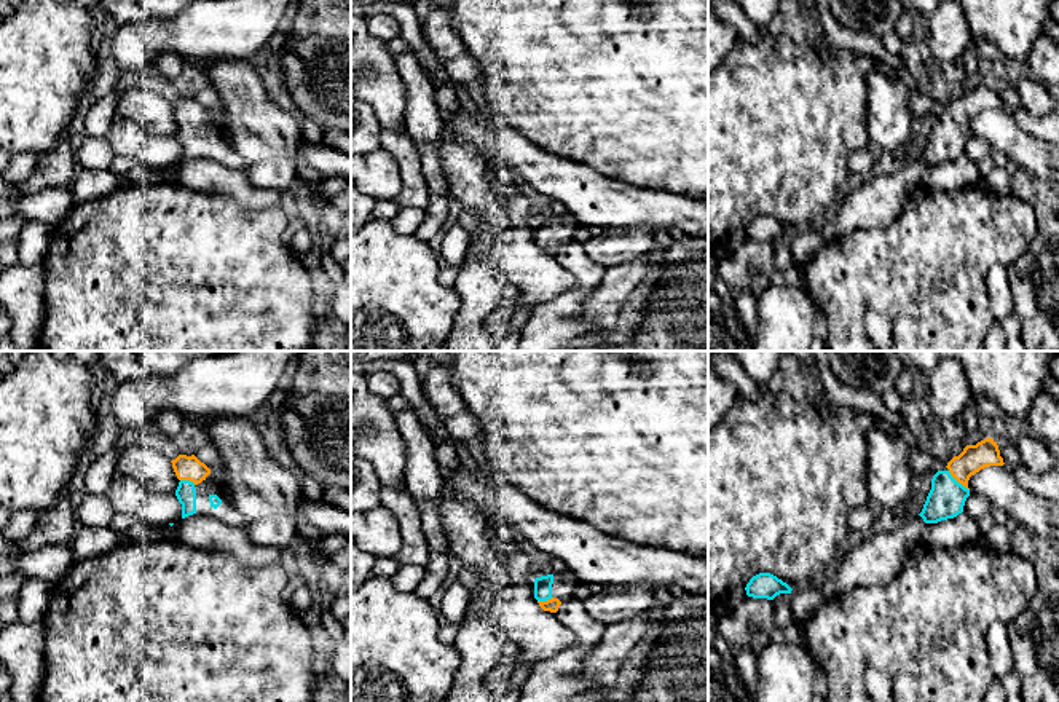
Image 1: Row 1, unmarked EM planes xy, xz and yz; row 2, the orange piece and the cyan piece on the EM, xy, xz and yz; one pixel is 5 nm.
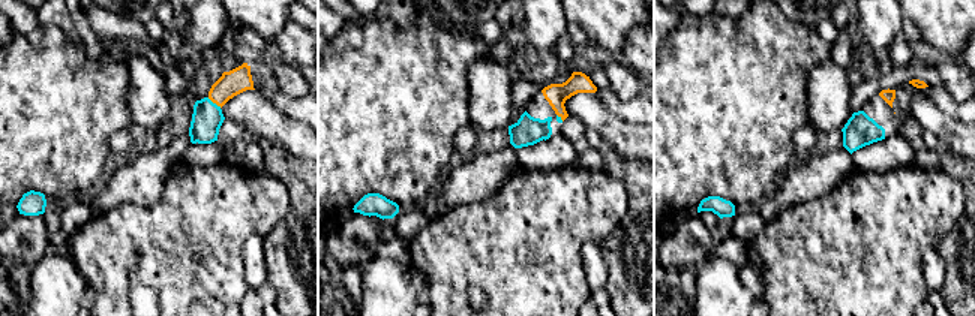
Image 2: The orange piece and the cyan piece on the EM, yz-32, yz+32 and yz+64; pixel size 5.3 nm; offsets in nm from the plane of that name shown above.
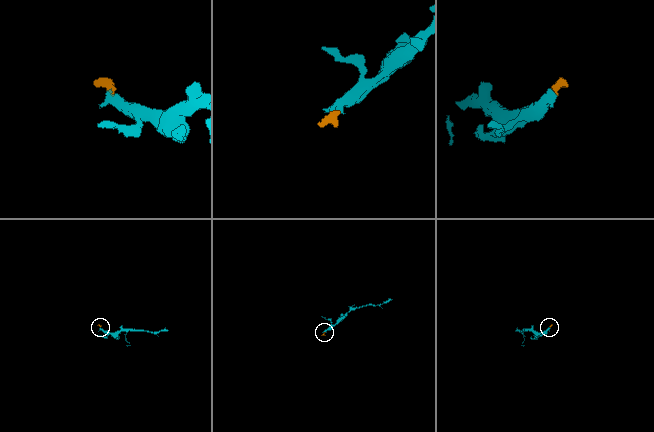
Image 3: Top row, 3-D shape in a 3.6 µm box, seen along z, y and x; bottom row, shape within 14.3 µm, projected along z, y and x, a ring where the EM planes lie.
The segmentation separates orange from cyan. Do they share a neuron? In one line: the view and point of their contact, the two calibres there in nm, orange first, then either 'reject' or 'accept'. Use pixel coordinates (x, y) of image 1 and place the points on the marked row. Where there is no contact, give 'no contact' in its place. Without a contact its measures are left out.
yz (959, 482) | 140/190 nm | accept

